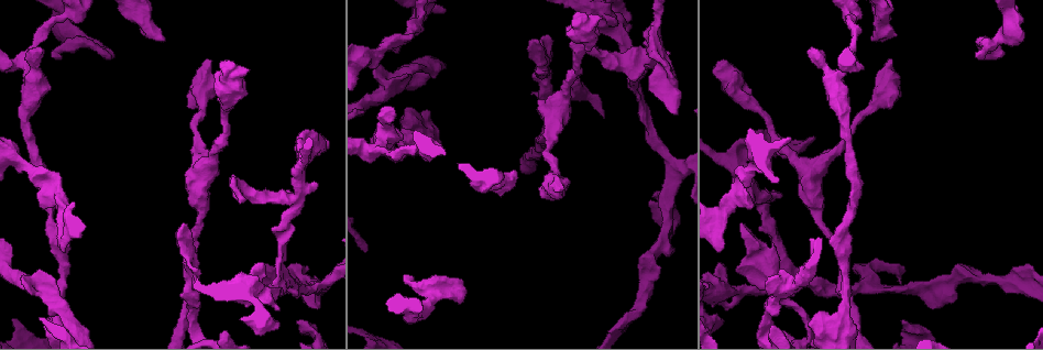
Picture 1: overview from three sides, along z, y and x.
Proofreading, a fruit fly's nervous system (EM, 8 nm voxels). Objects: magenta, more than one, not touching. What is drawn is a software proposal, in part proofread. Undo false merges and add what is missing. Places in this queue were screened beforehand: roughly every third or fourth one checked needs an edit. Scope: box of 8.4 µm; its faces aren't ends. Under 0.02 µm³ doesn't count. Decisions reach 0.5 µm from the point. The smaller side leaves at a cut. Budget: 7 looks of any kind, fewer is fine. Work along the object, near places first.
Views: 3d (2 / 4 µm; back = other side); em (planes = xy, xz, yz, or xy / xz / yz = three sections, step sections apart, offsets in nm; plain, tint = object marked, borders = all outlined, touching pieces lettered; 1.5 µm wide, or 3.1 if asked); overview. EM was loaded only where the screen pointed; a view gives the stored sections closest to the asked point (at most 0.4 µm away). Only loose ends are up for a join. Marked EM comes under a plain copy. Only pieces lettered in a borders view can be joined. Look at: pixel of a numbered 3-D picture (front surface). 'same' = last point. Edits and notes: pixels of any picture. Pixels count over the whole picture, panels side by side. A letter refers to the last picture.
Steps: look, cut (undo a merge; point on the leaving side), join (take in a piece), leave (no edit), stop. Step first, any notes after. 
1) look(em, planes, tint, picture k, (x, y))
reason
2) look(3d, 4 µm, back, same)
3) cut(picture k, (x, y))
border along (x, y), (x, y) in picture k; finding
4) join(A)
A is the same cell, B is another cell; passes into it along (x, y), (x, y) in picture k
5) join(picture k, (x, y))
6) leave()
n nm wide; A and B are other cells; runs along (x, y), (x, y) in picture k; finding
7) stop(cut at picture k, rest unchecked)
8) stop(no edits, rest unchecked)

look(em, planes, borders, picture 1, (533, 40))
free end

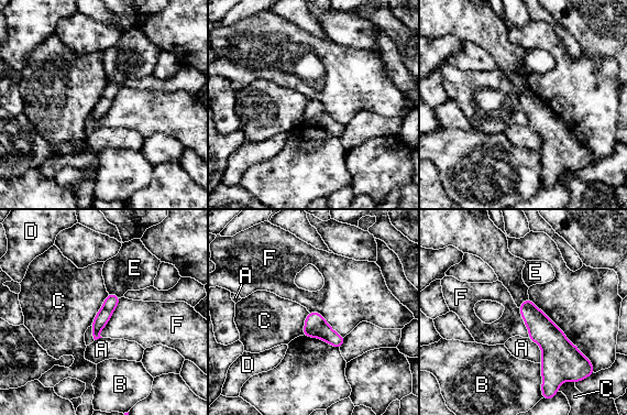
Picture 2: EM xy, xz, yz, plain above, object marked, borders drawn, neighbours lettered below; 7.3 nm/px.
leave()
F touches over 320 nm; A, B, C, D, E and F are other cells; runs along (117, 298), (99, 321), (96, 336) in picture 2; none of them fits

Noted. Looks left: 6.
look(em, xy, step 4, borders, picture 1, (562, 188))
branch stops here

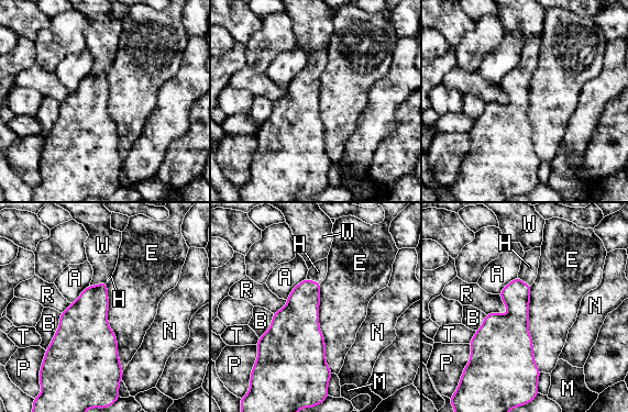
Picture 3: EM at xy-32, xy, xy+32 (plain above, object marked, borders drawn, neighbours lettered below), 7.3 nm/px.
join(H)
H is the same cell, A, B, E, M, N, P, R, T and W are other cells; passes into it along (516, 296), (524, 282), (529, 266) in picture 3; the neuron continues

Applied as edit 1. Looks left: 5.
look(overview)
see it whole again

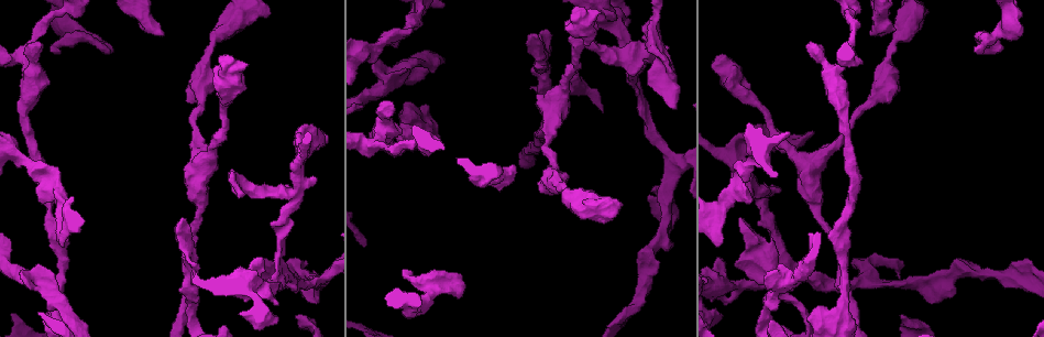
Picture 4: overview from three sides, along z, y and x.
look(3d, 4 µm, picture 4, (404, 269))
branch stops here

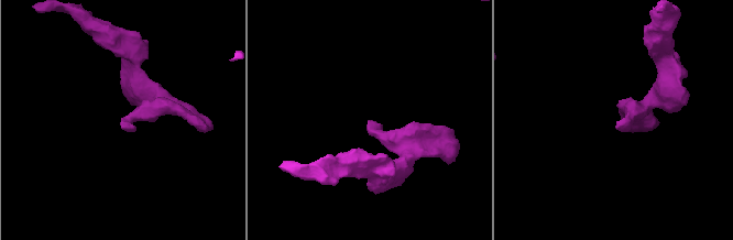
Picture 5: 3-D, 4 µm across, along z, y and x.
look(em, planes, borders, picture 5, (123, 122))

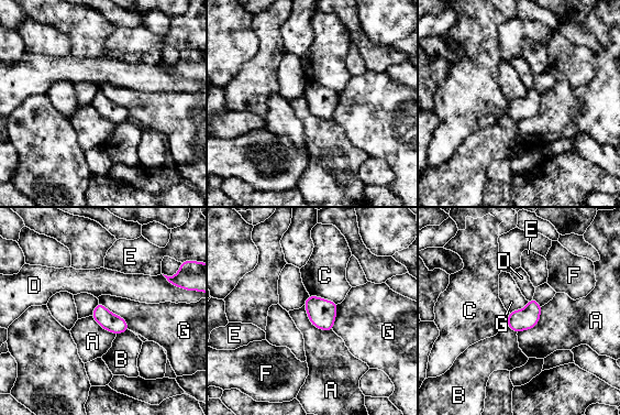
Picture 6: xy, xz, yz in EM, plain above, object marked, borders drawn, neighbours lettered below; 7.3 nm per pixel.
leave()
A, B, C, D, E, F and G are other cells; border along (99, 302), (119, 315), (129, 329) in picture 6; no lettered piece goes on from it

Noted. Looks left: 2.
stop(join at picture 3, rest unchecked)

